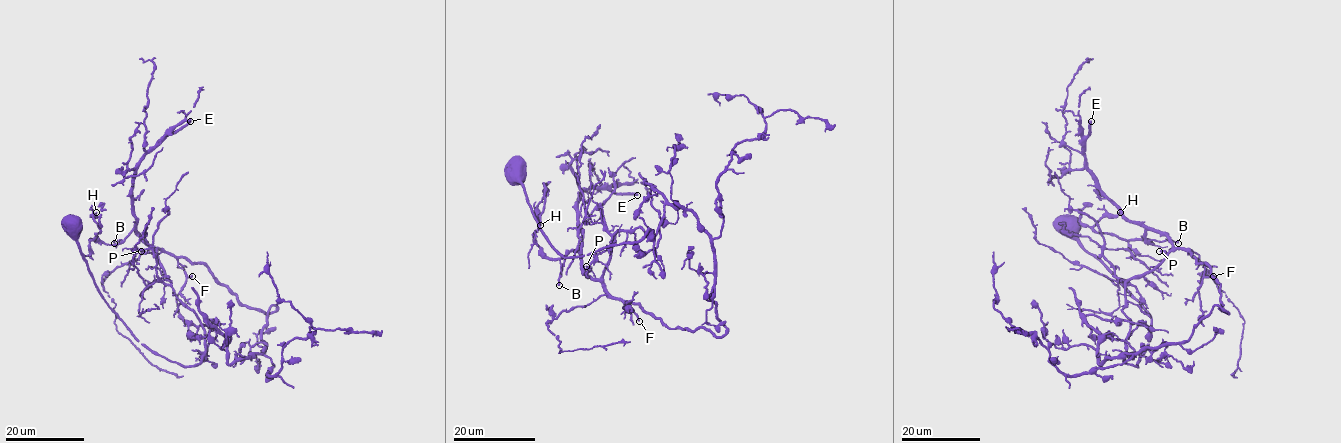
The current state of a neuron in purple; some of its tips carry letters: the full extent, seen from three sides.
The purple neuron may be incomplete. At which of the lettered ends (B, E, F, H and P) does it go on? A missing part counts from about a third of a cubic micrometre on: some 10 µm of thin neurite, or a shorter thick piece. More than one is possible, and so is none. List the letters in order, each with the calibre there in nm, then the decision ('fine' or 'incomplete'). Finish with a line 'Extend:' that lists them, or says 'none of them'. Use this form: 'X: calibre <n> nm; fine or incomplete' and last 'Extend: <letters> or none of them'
B: calibre 260 nm; fine
E: calibre 360 nm; incomplete
F: calibre 280 nm; incomplete
H: calibre 190 nm; fine
P: calibre 240 nm; fine
Extend: E, F

